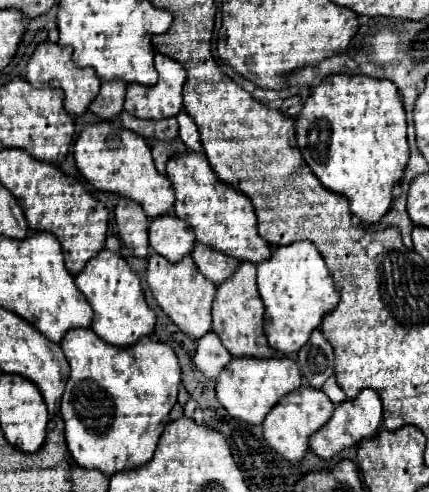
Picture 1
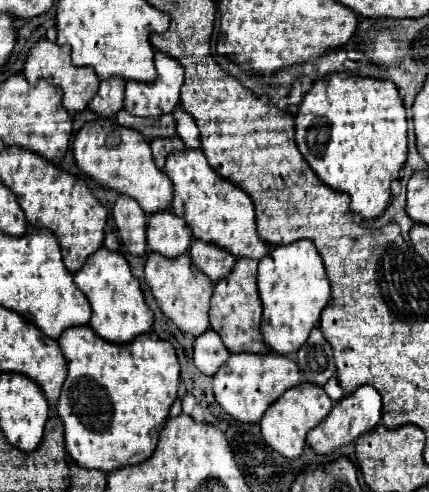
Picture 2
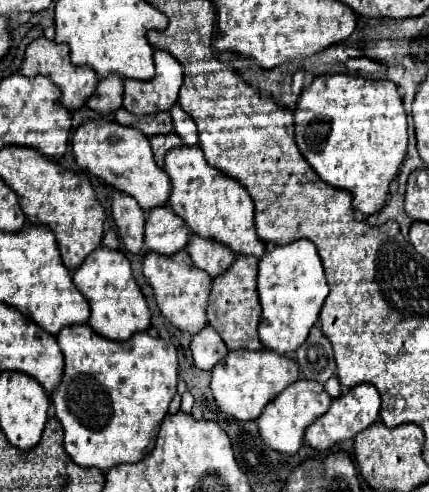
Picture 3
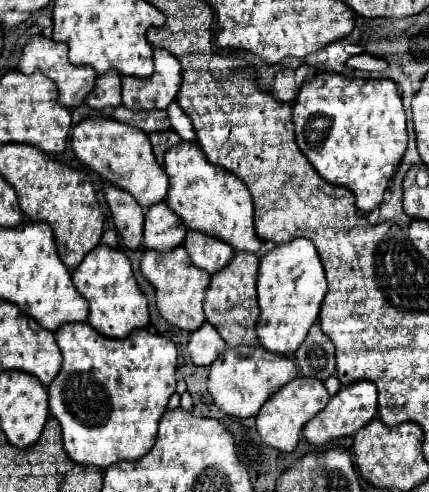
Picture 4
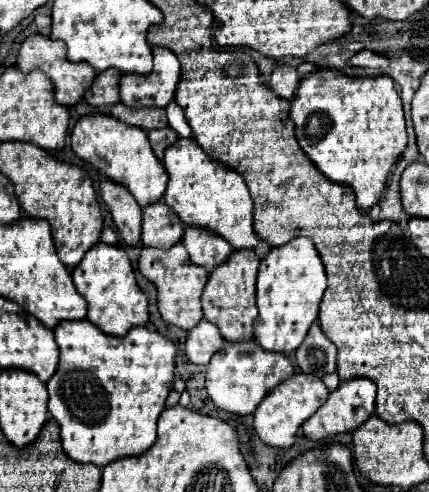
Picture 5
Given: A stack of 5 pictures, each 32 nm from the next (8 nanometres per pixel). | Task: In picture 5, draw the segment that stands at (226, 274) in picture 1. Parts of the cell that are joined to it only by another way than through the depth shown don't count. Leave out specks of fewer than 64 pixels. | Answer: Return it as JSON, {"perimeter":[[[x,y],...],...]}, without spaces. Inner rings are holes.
{"perimeter":[[[186,228],[182,244],[186,246],[190,260],[196,266],[206,268],[208,272],[212,272],[212,268],[224,264],[228,260],[228,256],[232,254],[232,246],[228,242],[220,240],[220,236],[210,234],[208,230]]]}

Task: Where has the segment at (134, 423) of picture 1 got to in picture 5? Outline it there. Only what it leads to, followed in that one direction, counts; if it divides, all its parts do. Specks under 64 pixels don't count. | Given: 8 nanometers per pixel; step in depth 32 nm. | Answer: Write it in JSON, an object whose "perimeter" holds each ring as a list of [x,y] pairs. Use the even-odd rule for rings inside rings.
{"perimeter":[[[88,320],[60,322],[54,330],[54,336],[60,348],[60,364],[46,388],[50,394],[48,410],[60,424],[64,452],[74,462],[96,464],[98,468],[104,468],[120,458],[144,454],[156,442],[156,422],[166,408],[168,394],[174,388],[174,342],[146,326],[132,328],[122,338],[108,336],[94,324],[88,324]]]}

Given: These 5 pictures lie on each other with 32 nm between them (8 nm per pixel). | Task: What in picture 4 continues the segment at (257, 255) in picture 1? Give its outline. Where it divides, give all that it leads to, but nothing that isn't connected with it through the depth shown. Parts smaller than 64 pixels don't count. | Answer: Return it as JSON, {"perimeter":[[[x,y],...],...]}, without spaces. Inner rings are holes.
{"perimeter":[[[182,142],[166,152],[164,170],[170,178],[166,204],[184,220],[190,230],[214,236],[232,246],[234,252],[258,254],[262,240],[254,232],[252,196],[244,182],[206,160],[198,144]]]}

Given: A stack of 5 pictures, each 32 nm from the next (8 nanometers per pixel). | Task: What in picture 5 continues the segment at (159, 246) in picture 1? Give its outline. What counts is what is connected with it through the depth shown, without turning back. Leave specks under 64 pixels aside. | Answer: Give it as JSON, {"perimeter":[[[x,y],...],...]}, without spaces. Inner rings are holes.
{"perimeter":[[[156,202],[144,208],[142,222],[142,246],[172,248],[184,236],[186,224],[164,204]]]}

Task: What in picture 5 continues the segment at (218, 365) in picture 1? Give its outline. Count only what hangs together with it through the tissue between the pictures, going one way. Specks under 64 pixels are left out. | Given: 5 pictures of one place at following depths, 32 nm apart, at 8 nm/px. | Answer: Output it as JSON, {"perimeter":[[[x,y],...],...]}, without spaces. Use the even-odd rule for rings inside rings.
{"perimeter":[[[202,320],[196,328],[188,332],[186,340],[186,356],[194,364],[208,364],[220,348],[224,348],[224,338],[220,336],[218,328],[208,320]]]}

